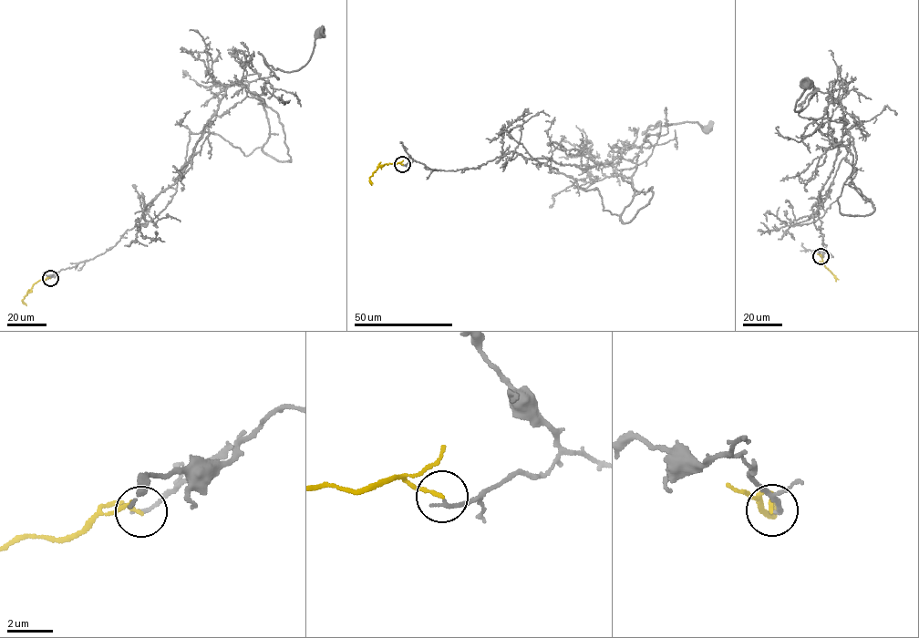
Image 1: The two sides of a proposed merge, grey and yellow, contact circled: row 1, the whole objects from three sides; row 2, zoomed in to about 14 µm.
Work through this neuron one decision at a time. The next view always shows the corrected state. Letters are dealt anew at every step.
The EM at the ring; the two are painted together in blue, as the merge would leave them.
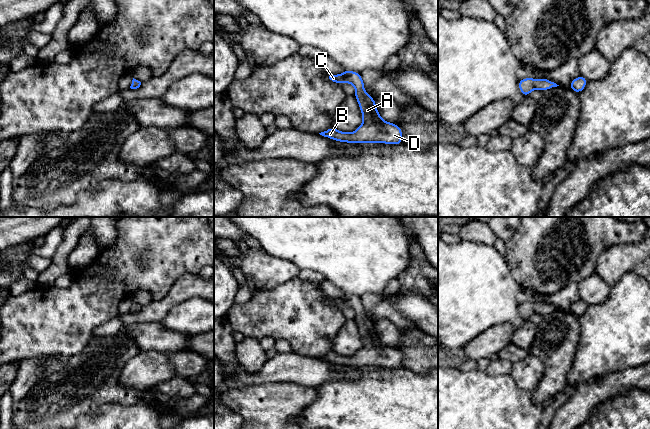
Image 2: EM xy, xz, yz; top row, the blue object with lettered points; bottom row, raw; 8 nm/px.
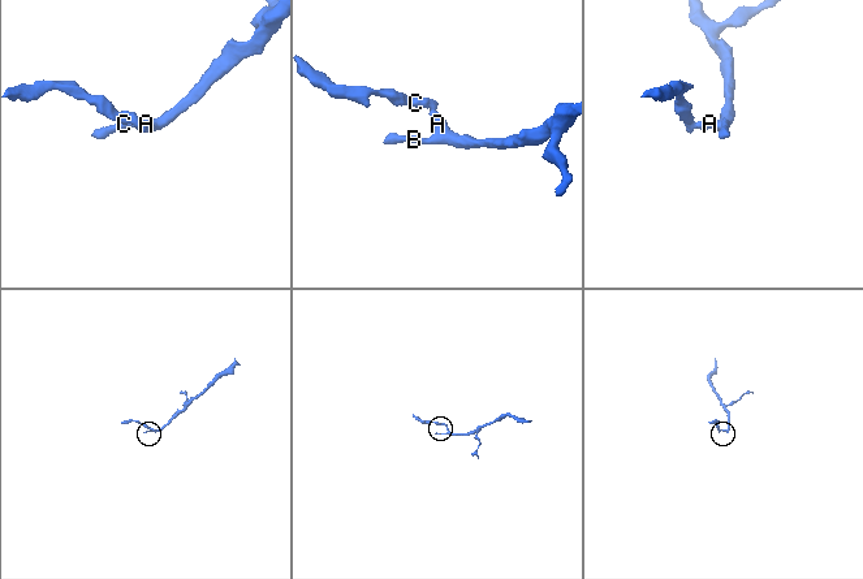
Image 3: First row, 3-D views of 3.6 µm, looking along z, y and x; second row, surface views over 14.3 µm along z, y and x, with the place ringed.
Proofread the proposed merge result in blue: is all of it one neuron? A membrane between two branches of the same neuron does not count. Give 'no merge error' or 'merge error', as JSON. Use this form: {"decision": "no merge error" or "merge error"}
{"decision": "no merge error"}

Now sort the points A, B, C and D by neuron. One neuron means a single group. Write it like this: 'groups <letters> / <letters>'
groups A B C D

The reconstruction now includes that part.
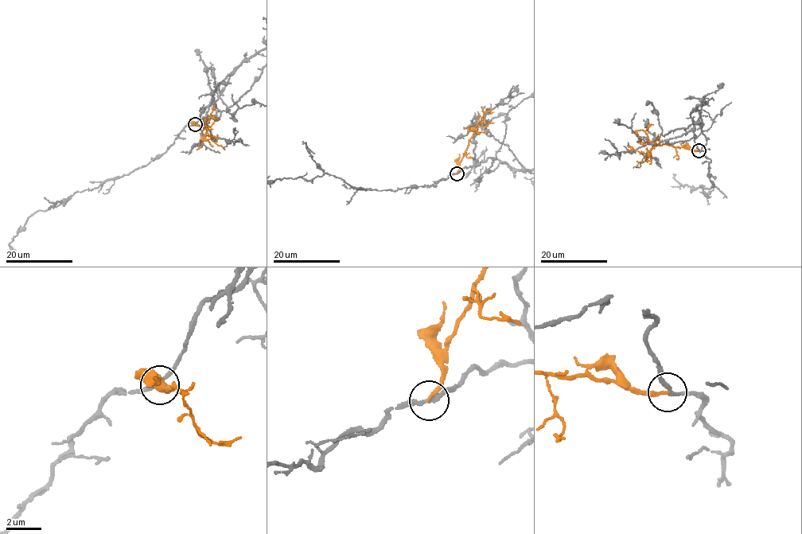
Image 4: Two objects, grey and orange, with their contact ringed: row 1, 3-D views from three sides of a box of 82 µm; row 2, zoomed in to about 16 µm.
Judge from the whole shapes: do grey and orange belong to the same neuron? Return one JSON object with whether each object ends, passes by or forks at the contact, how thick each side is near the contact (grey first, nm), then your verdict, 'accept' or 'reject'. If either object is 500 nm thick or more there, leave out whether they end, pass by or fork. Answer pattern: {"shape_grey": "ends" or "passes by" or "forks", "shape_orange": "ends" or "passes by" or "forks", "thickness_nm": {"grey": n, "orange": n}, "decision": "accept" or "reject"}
{"shape_grey": "passes by", "shape_orange": "ends", "thickness_nm": {"grey": 240, "orange": 190}, "decision": "reject"}

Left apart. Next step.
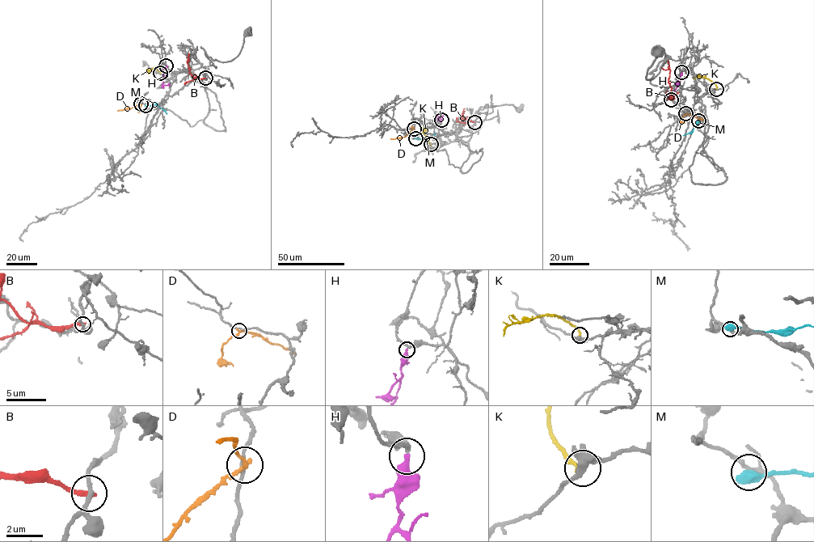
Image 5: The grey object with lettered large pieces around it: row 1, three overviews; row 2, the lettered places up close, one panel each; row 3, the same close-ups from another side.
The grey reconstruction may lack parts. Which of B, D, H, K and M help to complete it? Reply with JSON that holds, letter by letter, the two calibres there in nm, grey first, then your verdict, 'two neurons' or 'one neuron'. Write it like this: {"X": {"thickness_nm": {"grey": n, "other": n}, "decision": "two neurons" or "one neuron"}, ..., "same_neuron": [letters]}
{"B": {"thickness_nm": {"grey": 220, "other": 300}, "decision": "two neurons"}, "D": {"thickness_nm": {"grey": 150, "other": 200}, "decision": "two neurons"}, "H": {"thickness_nm": {"grey": 200, "other": 360}, "decision": "one neuron"}, "K": {"thickness_nm": {"grey": 340, "other": 180}, "decision": "two neurons"}, "M": {"thickness_nm": {"grey": 180, "other": 650}, "decision": "two neurons"}, "same_neuron": ["H"]}

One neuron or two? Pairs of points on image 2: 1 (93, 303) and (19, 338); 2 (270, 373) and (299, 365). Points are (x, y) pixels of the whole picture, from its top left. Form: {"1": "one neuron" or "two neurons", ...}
{"1": "one neuron", "2": "one neuron"}

